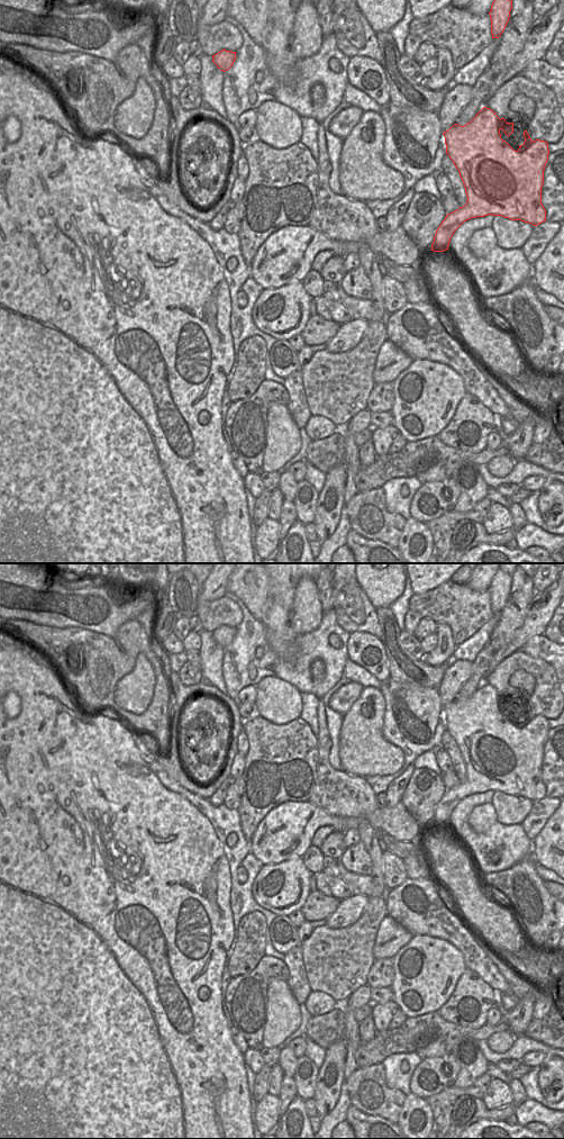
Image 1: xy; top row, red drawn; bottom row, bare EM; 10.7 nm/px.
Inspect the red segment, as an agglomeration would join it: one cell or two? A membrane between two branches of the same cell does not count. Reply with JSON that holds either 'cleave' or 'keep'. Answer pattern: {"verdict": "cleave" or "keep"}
{"verdict": "keep"}

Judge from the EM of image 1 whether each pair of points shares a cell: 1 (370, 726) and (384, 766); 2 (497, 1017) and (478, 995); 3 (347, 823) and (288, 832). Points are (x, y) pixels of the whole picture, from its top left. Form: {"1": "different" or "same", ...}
{"1": "same", "2": "different", "3": "same"}

